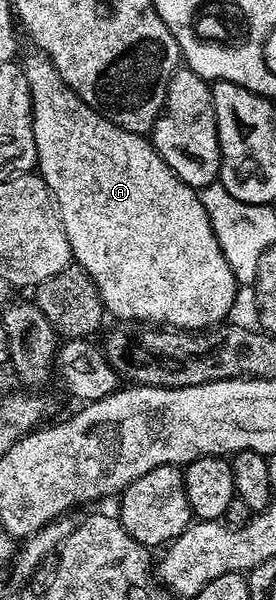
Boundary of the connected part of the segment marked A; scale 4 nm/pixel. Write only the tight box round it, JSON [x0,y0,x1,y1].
[23,55,237,331]

